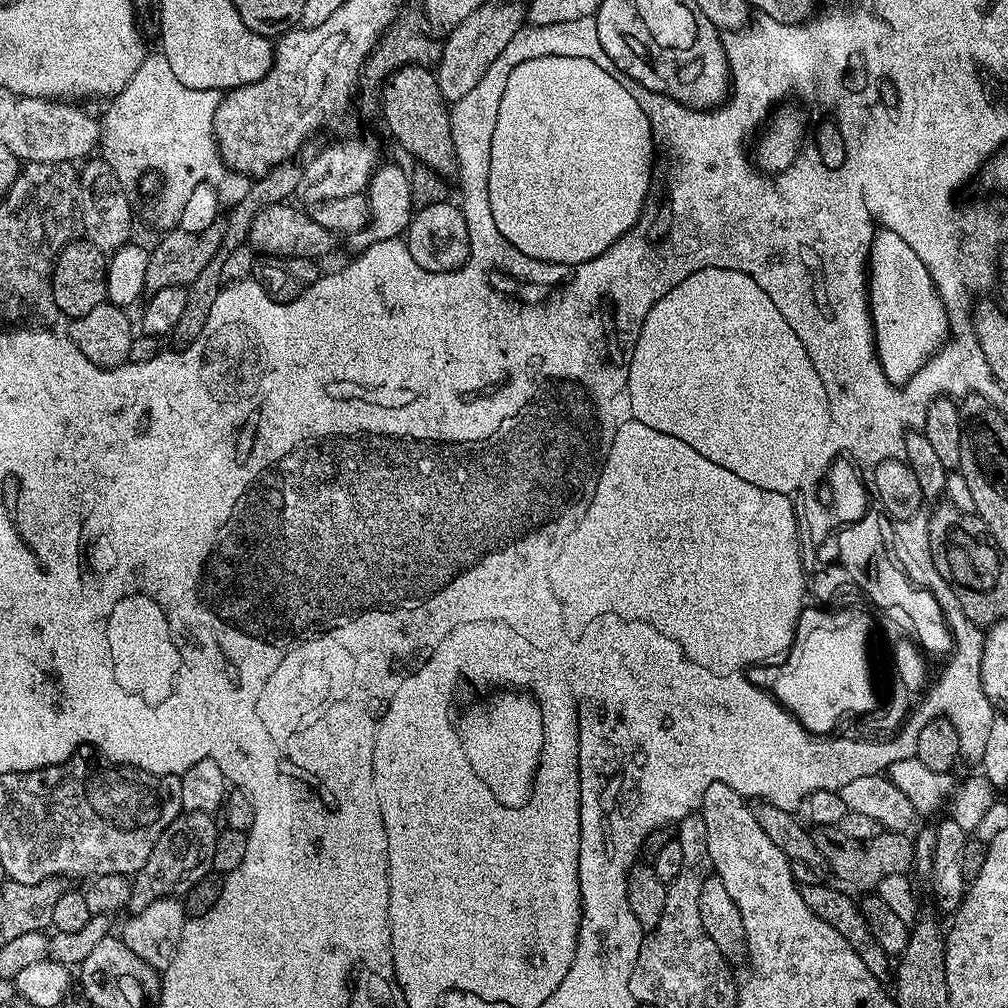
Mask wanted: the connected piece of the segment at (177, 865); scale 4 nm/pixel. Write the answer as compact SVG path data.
M181 811L179 816L162 830L158 842L154 842L154 850L150 850L150 858L146 858L146 866L131 877L132 893L127 906L129 913L146 910L155 900L167 900L186 894L203 876L212 872L214 862L214 846L218 835L218 827L207 812Z

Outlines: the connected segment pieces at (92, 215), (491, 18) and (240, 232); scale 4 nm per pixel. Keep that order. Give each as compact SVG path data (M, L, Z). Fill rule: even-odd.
M88 158L79 165L78 202L83 235L105 254L118 251L132 236L132 204L128 201L126 185L103 158Z
M486 2L482 7L470 14L457 26L447 33L448 41L443 41L440 49L440 62L435 65L436 81L444 99L455 102L466 98L478 82L482 82L482 74L490 70L494 58L506 50L506 42L514 38L514 34L525 27L526 8L520 4L492 4Z
M285 162L276 165L264 176L255 177L252 180L250 190L246 190L246 198L242 198L242 202L238 202L233 208L227 209L226 219L224 220L224 233L222 234L222 246L218 246L218 254L214 254L214 258L210 258L210 262L206 262L202 274L198 274L198 278L194 278L194 282L187 285L186 310L182 310L182 318L178 318L178 326L174 326L174 330L170 334L171 339L177 340L177 345L187 346L190 341L198 338L202 326L206 326L210 306L214 306L214 298L218 298L222 287L222 262L230 255L230 250L248 243L250 226L263 208L285 203L295 193L300 181L300 169L301 165L296 164L296 162Z

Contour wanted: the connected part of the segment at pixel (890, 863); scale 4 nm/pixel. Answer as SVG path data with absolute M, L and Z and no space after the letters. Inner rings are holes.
M838 826L813 827L811 833L814 846L818 846L818 854L822 854L826 868L841 880L841 885L849 889L857 888L860 894L871 893L880 885L882 878L890 878L890 874L905 874L914 864L914 840L903 831L882 830L869 840L850 838L850 834L846 834Z

